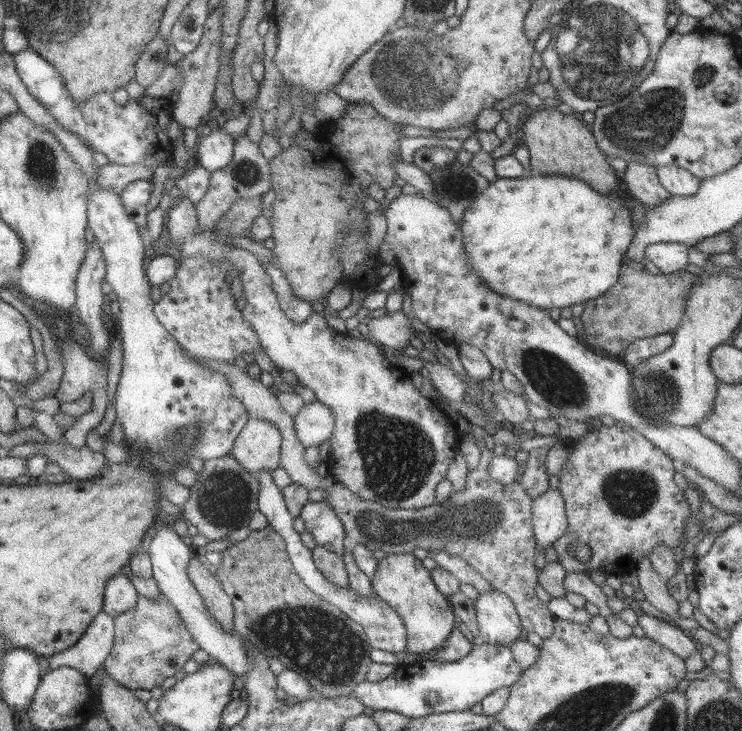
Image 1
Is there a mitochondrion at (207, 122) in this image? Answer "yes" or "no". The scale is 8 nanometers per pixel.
no

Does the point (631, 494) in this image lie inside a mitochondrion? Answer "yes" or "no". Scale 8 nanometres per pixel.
yes

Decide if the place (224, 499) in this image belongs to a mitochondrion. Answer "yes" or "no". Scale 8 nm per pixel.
yes

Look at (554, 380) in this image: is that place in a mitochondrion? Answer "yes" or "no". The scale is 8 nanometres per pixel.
yes

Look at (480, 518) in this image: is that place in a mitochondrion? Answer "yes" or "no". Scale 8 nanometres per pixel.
yes

